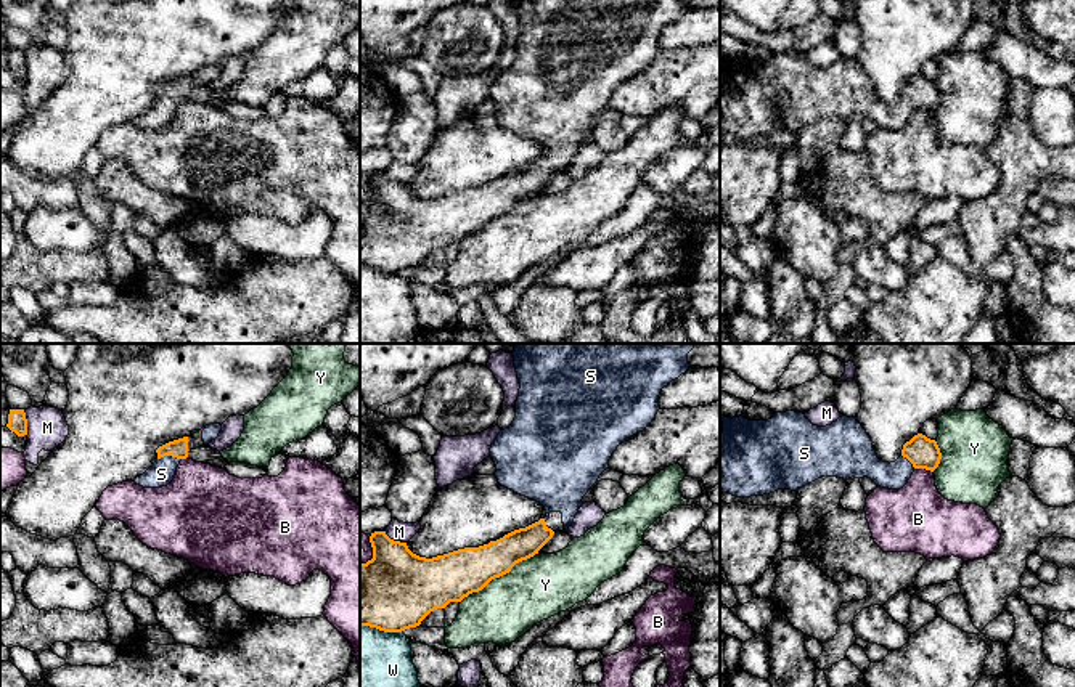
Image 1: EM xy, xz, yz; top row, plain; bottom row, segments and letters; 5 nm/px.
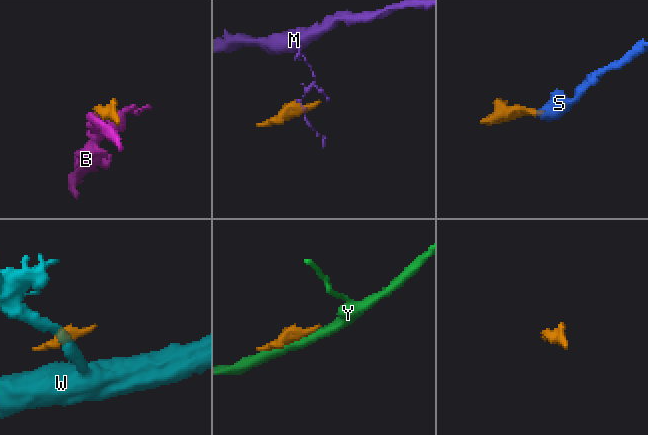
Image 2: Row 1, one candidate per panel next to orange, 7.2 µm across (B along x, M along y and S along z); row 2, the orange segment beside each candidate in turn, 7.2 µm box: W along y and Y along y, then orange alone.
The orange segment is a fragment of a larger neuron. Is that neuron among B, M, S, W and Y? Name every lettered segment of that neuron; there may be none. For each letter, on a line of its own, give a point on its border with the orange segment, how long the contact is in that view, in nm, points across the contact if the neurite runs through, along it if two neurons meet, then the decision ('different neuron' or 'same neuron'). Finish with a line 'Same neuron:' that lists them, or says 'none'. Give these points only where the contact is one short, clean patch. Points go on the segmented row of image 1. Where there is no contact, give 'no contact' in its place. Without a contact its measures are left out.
B: meets orange in yz at (924, 467); contact 100 nm long; different neuron
M: meets orange in xy at (26, 422); contact 130 nm long; different neuron
S: meets orange in xy at (169, 455); contact 120 nm long; runs through xy (179, 448), (169, 455), (161, 474); same neuron
W: meets orange in xz at (381, 630); contact 220 nm long; different neuron
Y: meets orange in xz at (498, 577); contact 460 nm long; different neuron
Same neuron: S

